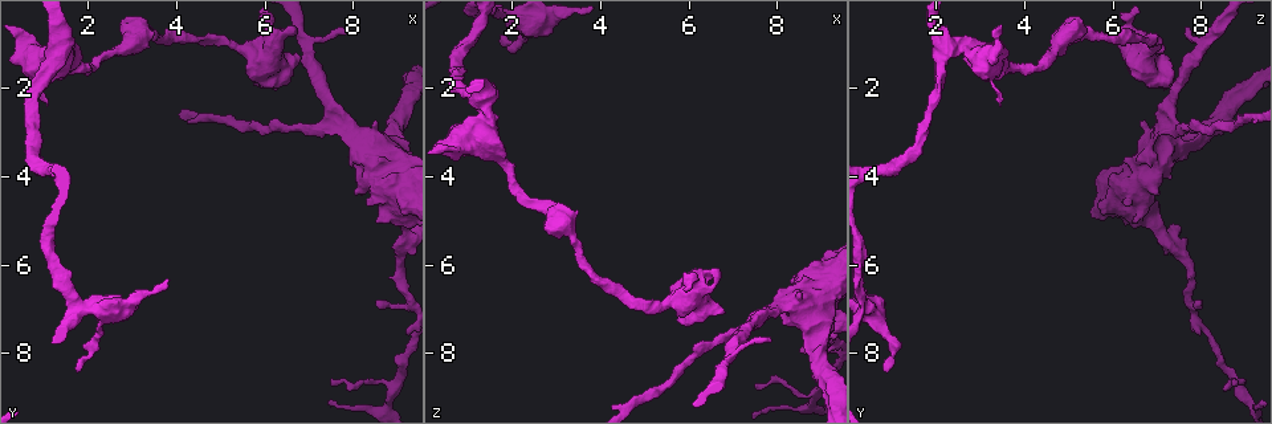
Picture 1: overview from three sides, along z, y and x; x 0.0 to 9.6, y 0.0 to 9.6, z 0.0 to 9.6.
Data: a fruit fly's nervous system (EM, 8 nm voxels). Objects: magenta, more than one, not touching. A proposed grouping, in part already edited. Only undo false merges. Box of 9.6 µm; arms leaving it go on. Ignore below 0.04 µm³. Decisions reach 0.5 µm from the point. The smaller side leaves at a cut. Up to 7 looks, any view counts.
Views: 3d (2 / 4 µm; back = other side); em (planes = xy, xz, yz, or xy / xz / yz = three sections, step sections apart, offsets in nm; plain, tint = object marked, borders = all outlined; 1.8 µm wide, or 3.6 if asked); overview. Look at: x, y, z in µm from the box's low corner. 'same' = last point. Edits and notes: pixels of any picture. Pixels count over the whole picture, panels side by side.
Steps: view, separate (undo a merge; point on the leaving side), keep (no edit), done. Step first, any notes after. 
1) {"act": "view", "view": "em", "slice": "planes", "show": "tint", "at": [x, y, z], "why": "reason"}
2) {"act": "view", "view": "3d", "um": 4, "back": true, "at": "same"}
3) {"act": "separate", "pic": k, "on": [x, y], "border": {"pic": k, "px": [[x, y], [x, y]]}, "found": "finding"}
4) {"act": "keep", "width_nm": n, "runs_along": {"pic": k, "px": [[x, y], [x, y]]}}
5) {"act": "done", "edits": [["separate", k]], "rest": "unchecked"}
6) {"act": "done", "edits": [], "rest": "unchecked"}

{"act": "view", "view": "em", "slice": "yz", "step": 16, "show": "tint", "at": [7.85, 2.80, 7.05], "why": "branch point"}

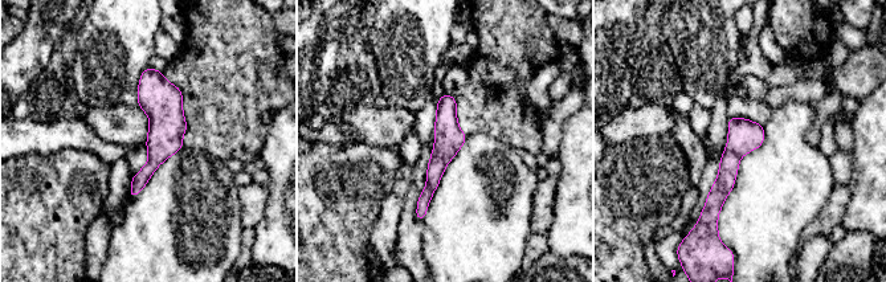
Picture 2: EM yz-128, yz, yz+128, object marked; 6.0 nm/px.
{"act": "view", "view": "em", "slice": "planes", "show": "tint", "at": "same", "why": "cut it another way"}

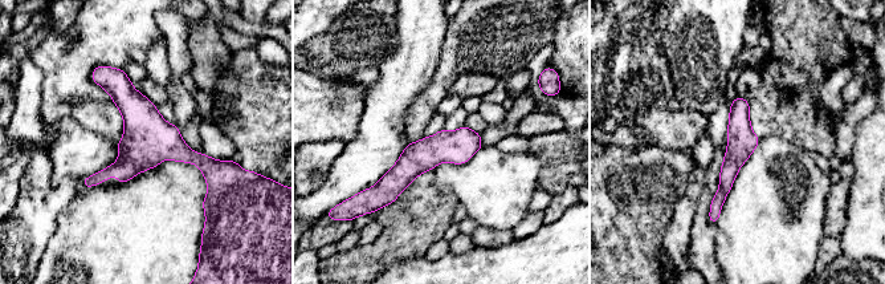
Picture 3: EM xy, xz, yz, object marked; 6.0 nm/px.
{"act": "keep", "runs_along": {"pic": 3, "px": [[97, 78], [179, 151], [219, 169]]}, "found": "continuous, no second cell"}

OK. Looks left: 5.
{"act": "view", "view": "3d", "um": 4, "at": [9.00, 4.60, 6.55], "why": "sudden change in width"}

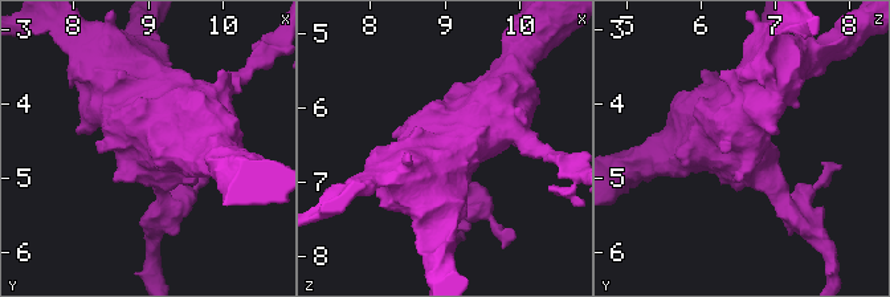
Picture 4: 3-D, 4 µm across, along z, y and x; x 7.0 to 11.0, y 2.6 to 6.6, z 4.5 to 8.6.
{"act": "view", "view": "em", "um": 3.6, "slice": "xz", "step": 16, "show": "tint", "at": [9.05, 4.60, 6.55], "why": "shape alone is not enough"}

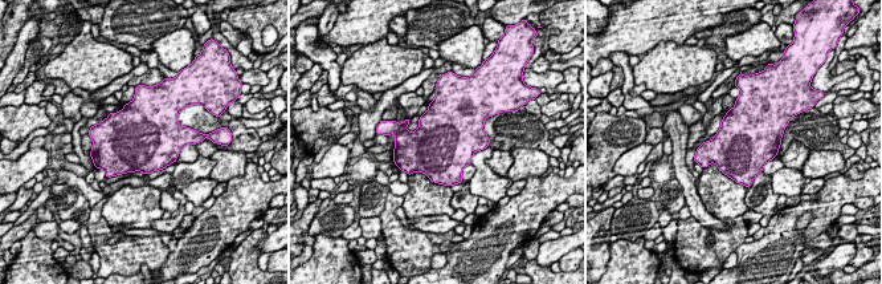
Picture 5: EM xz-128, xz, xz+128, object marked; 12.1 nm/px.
{"act": "view", "view": "em", "um": 3.6, "slice": "planes", "show": "borders", "at": "same", "why": "another direction"}

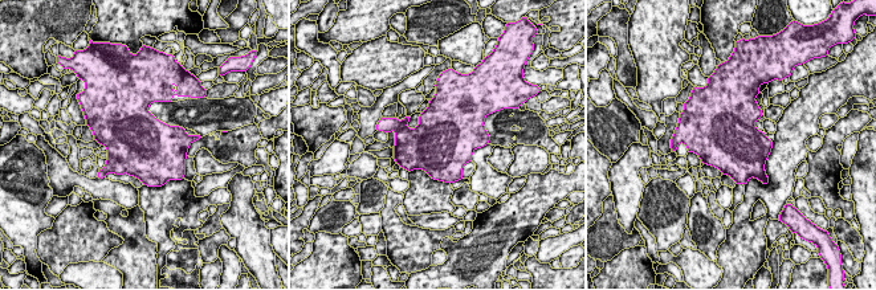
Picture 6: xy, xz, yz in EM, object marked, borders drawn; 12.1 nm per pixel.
{"act": "keep", "width_nm": 750, "found": "all the same cell"}

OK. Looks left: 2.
{"act": "view", "view": "em", "slice": "planes", "show": "tint", "at": [1.35, 1.10, 2.30], "why": "branch point"}

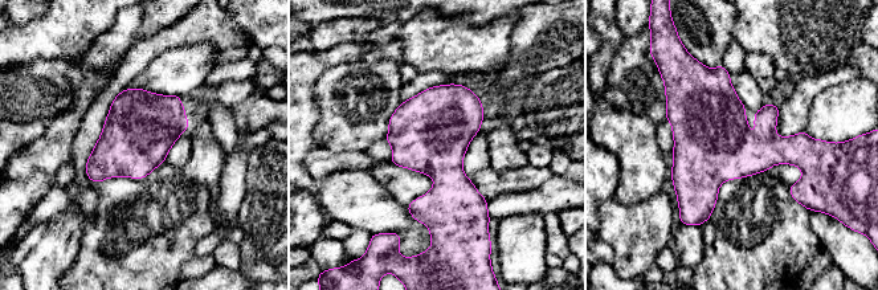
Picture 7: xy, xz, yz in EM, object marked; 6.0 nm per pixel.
{"act": "keep", "found": "one cell here"}

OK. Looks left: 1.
{"act": "done", "edits": [], "rest": "unchecked"}

